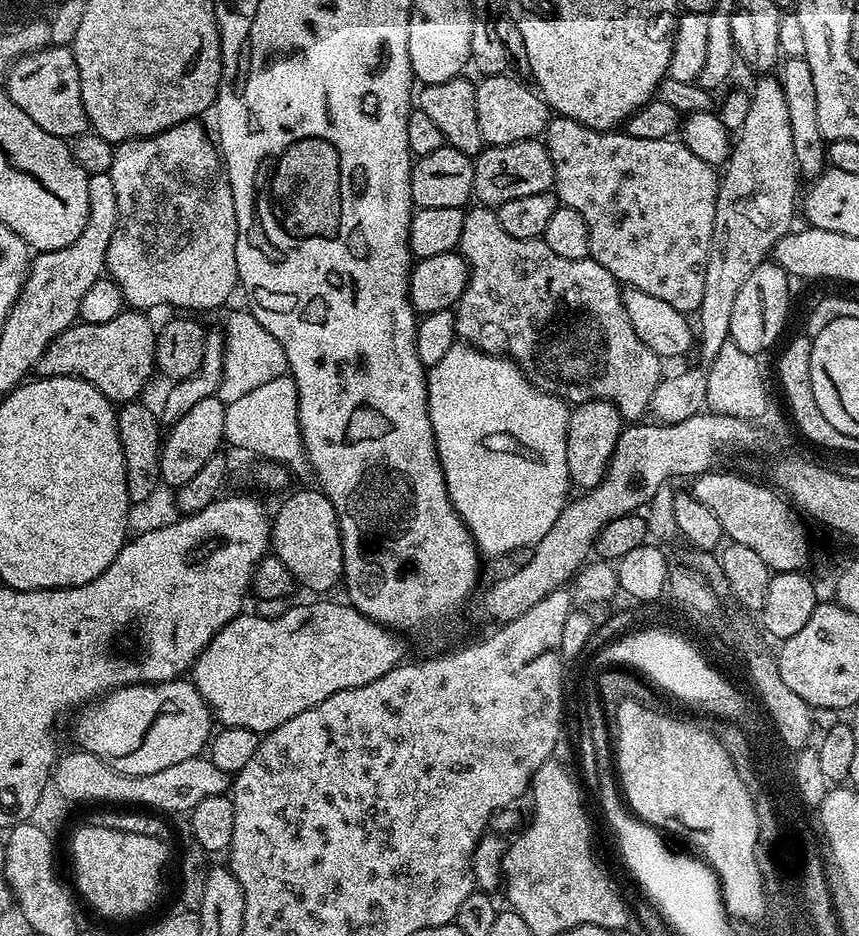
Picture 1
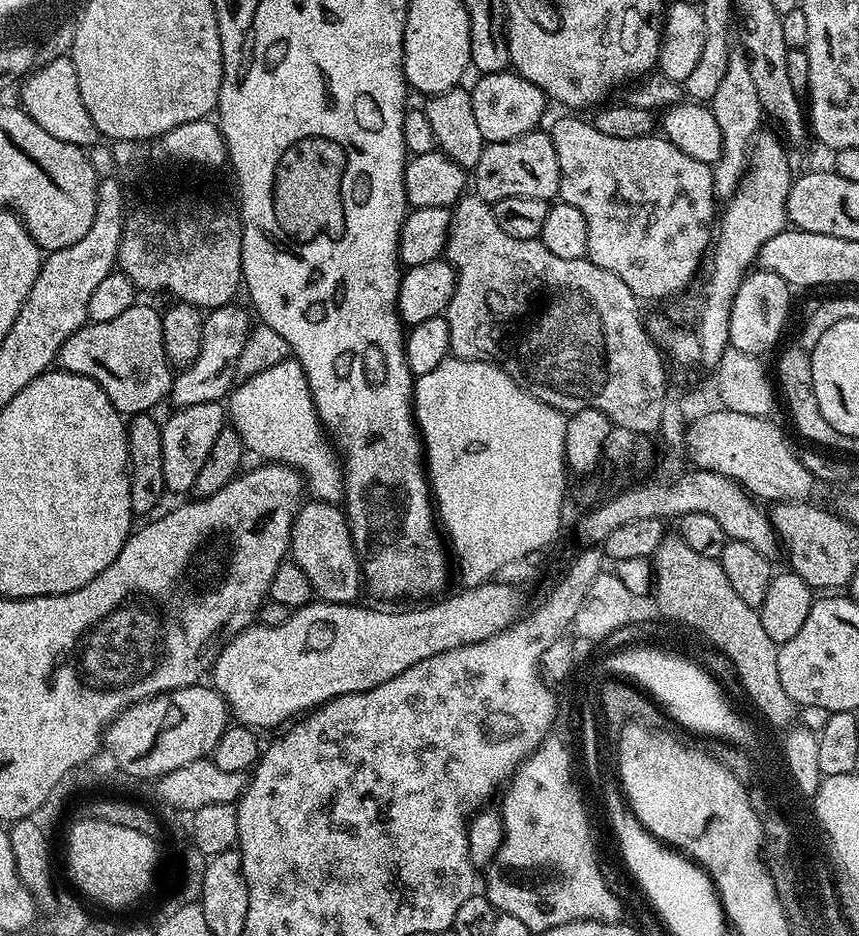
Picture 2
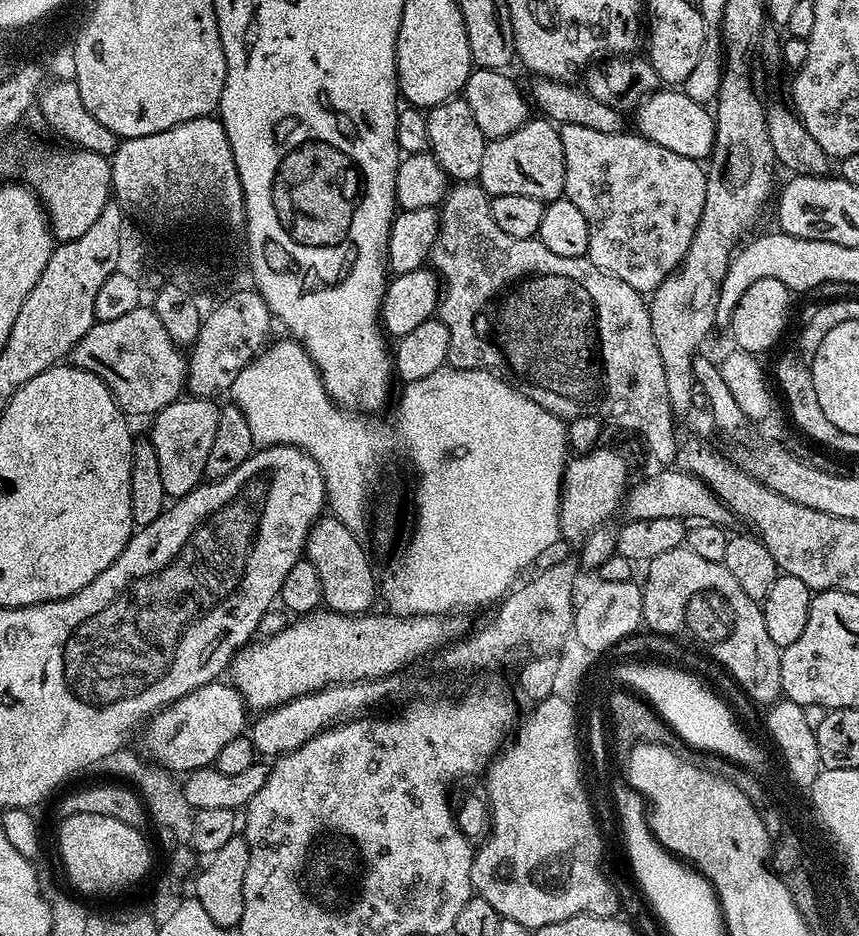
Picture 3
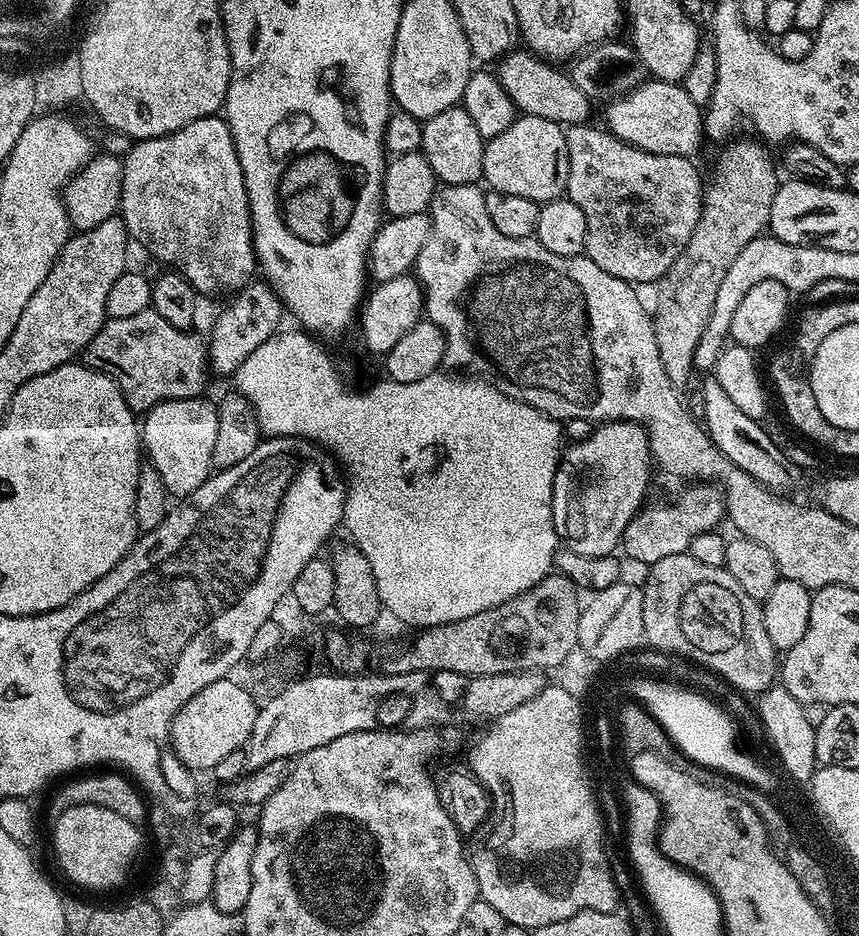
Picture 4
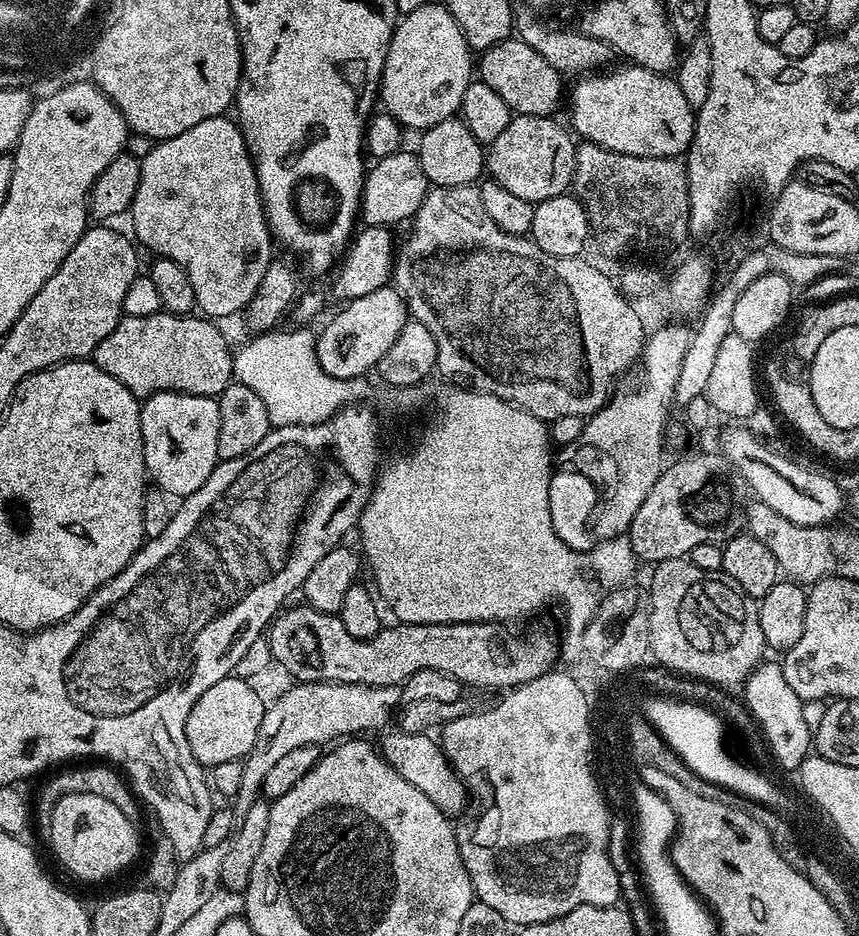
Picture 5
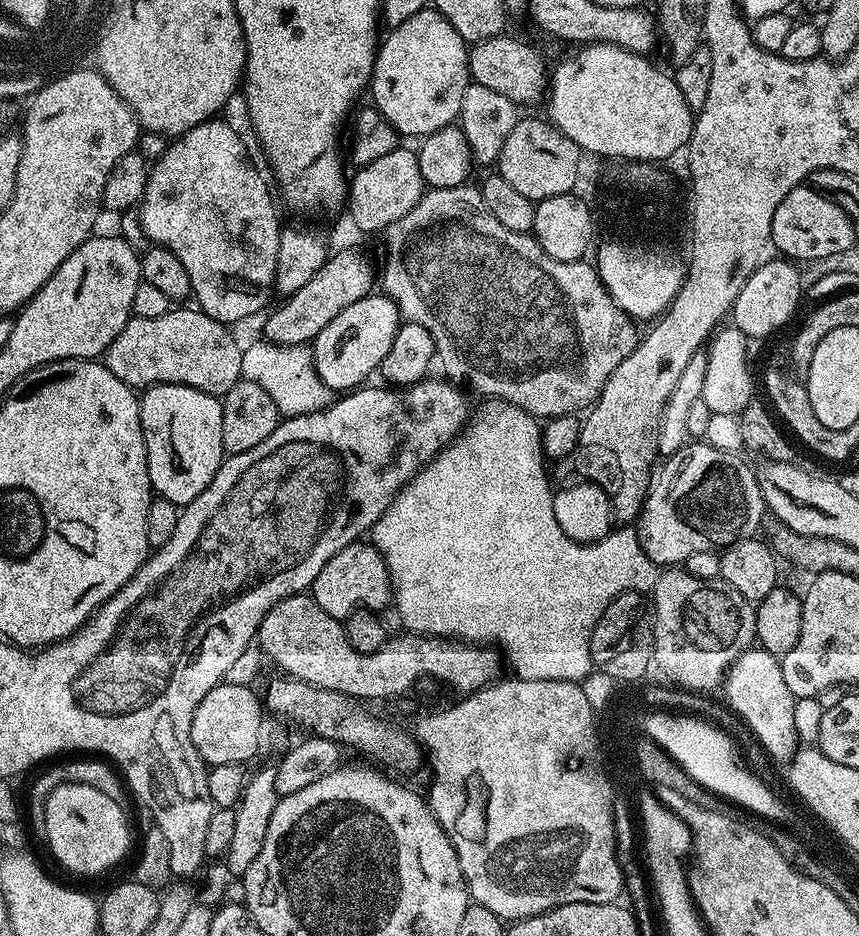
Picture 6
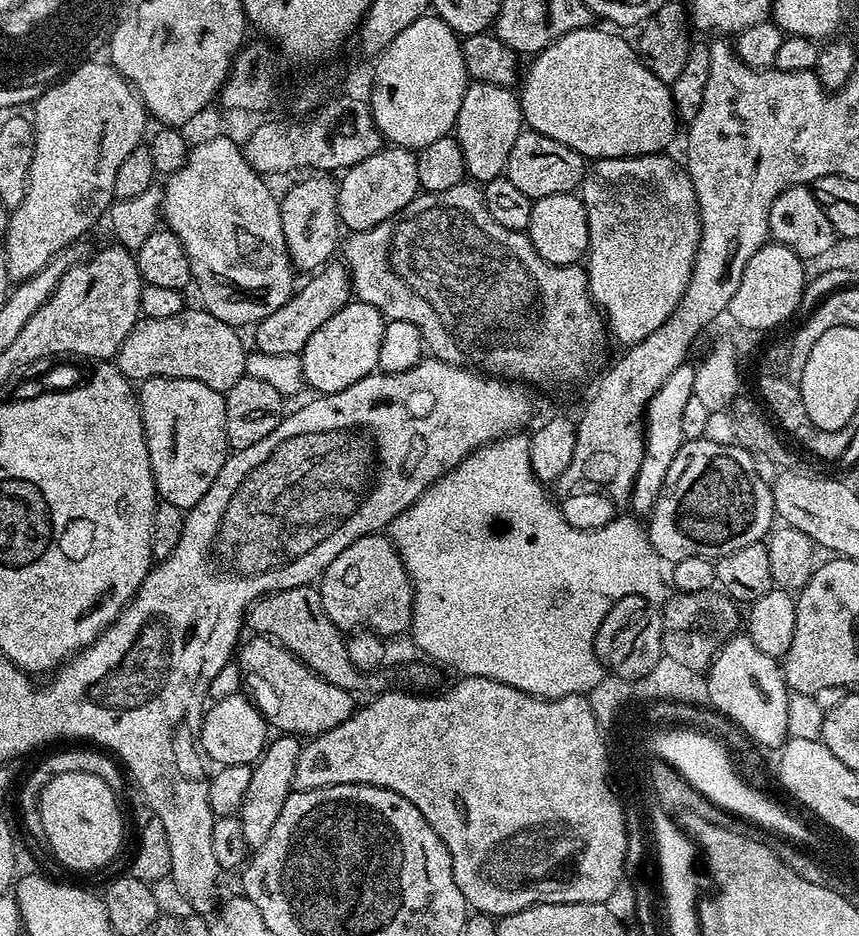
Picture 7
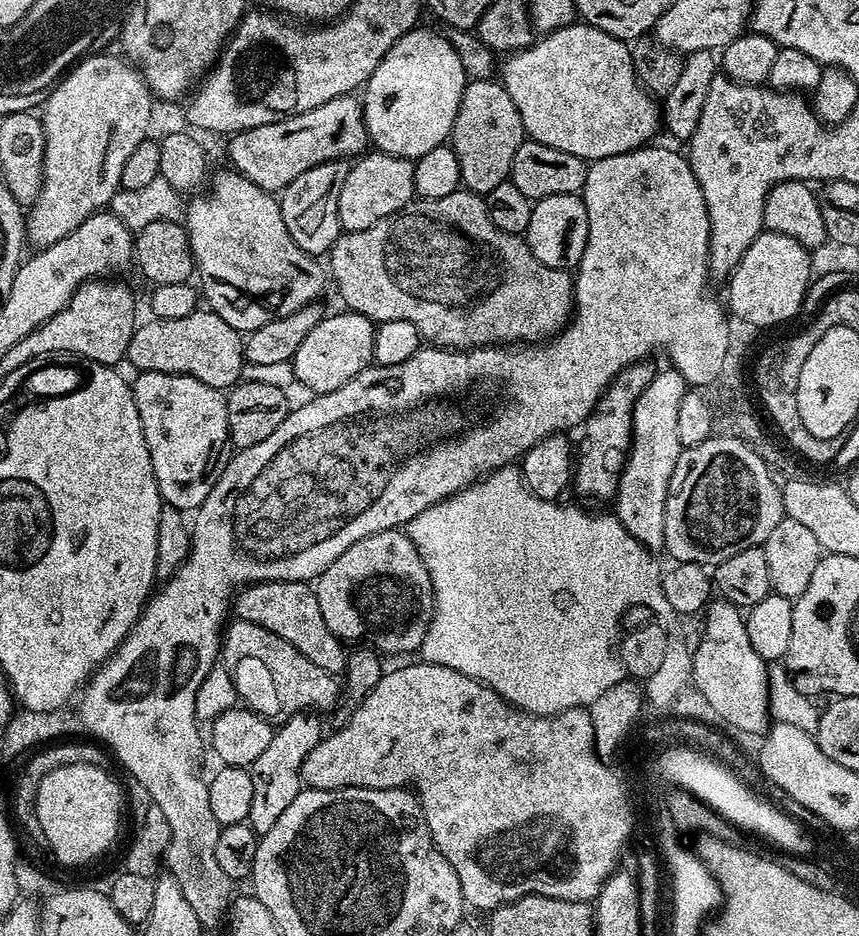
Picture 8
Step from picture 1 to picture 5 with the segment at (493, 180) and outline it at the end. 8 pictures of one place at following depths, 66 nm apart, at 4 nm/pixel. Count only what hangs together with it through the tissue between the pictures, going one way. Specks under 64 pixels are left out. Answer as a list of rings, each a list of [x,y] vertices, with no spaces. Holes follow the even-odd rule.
[[[513,115],[506,130],[487,145],[487,175],[518,194],[518,198],[533,202],[565,195],[574,184],[578,144],[573,133],[558,121],[550,116]]]

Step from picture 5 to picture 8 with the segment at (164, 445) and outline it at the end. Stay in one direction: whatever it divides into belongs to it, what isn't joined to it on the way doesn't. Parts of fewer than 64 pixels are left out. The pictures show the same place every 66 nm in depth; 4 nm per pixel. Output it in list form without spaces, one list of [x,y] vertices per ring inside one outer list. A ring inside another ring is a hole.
[[[141,372],[131,381],[132,393],[142,418],[142,434],[146,438],[146,450],[150,450],[150,462],[154,466],[154,478],[158,482],[160,499],[167,507],[181,510],[199,509],[200,503],[214,490],[214,482],[222,478],[230,459],[228,438],[228,402],[219,388],[206,386],[198,378],[167,376],[161,372]]]

